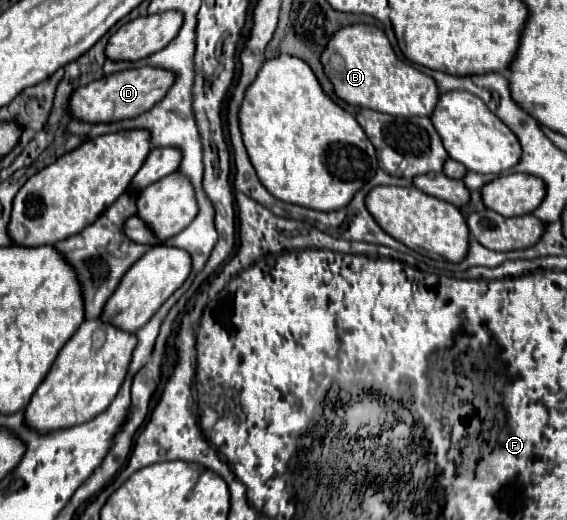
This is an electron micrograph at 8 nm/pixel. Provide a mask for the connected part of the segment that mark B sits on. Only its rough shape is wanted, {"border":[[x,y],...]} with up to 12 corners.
{"border":[[375,25],[333,33],[321,65],[349,105],[429,117],[435,81]]}

